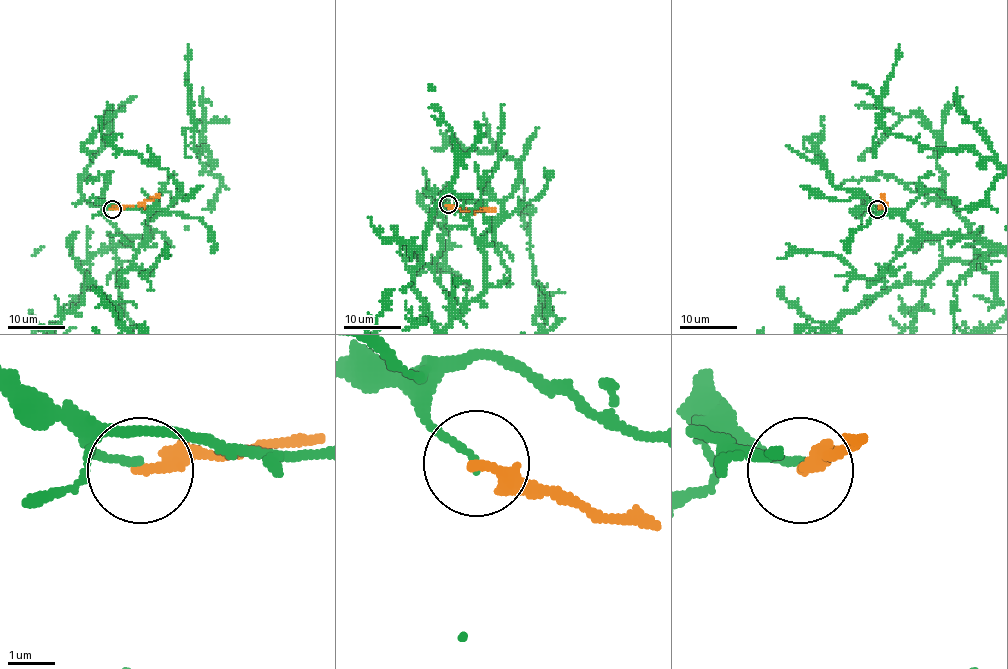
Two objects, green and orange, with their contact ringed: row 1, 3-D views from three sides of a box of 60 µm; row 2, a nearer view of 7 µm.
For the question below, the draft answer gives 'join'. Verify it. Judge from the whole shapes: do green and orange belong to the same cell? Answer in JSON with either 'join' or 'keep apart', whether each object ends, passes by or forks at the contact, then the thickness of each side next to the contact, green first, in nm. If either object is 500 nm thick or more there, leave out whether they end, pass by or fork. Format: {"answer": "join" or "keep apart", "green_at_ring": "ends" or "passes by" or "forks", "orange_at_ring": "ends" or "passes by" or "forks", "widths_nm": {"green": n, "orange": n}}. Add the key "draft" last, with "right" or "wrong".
{"answer": "keep apart", "green_at_ring": "ends", "orange_at_ring": "ends", "widths_nm": {"green": 140, "orange": 280}, "draft": "wrong"}

